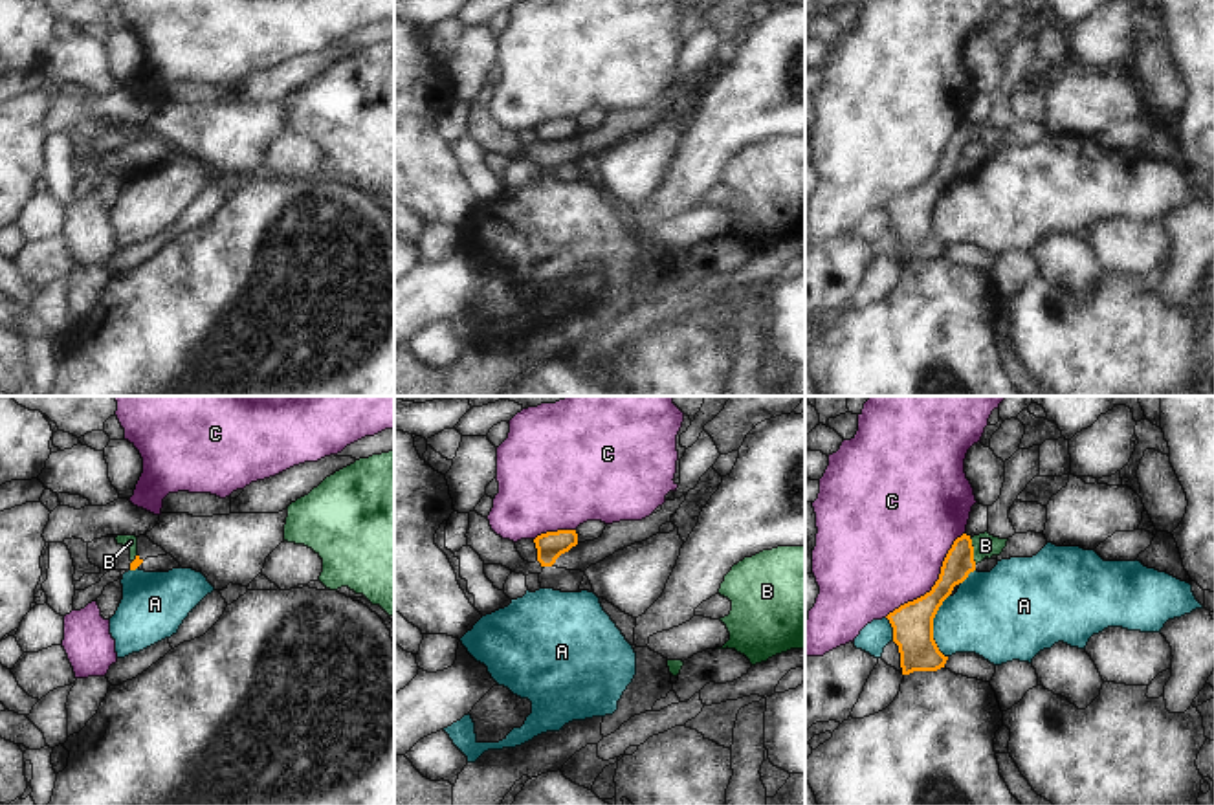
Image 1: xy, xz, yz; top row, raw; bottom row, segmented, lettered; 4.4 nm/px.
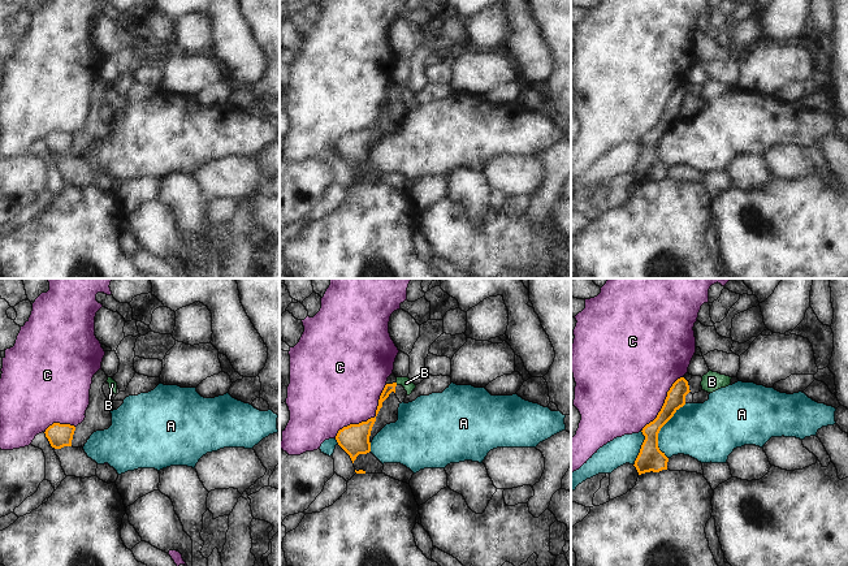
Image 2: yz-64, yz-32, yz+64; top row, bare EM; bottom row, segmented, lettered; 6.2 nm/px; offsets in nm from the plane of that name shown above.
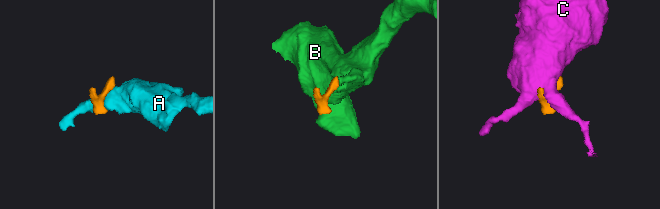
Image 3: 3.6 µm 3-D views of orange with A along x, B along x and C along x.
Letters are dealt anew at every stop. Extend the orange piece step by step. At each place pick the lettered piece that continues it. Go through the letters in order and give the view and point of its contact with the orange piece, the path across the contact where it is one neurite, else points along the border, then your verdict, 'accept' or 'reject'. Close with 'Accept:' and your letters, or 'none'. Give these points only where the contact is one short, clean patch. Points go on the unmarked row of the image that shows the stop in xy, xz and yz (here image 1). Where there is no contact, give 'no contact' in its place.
A: meets orange in yz at (932, 215); reject
B: meets orange in yz at (972, 140); border along yz (969, 127), (976, 153); reject
C: meets orange in yz at (936, 173); reject
Accept: none

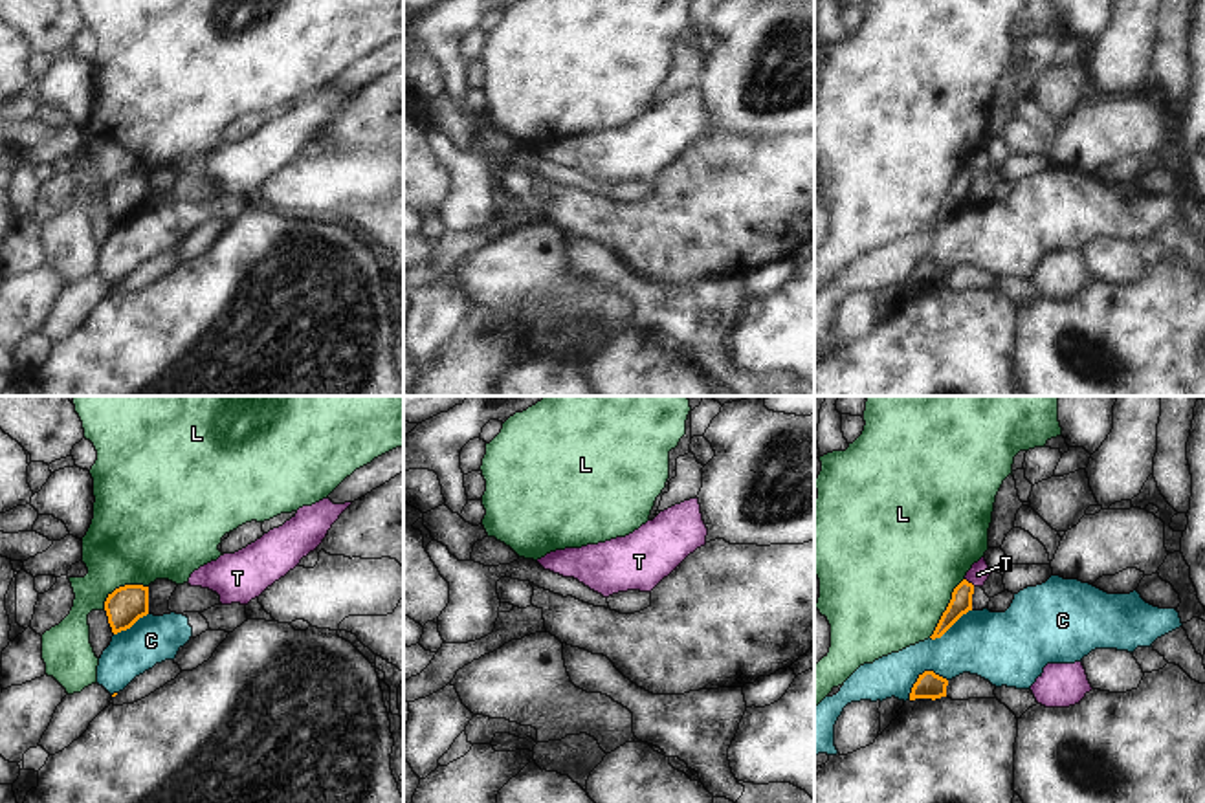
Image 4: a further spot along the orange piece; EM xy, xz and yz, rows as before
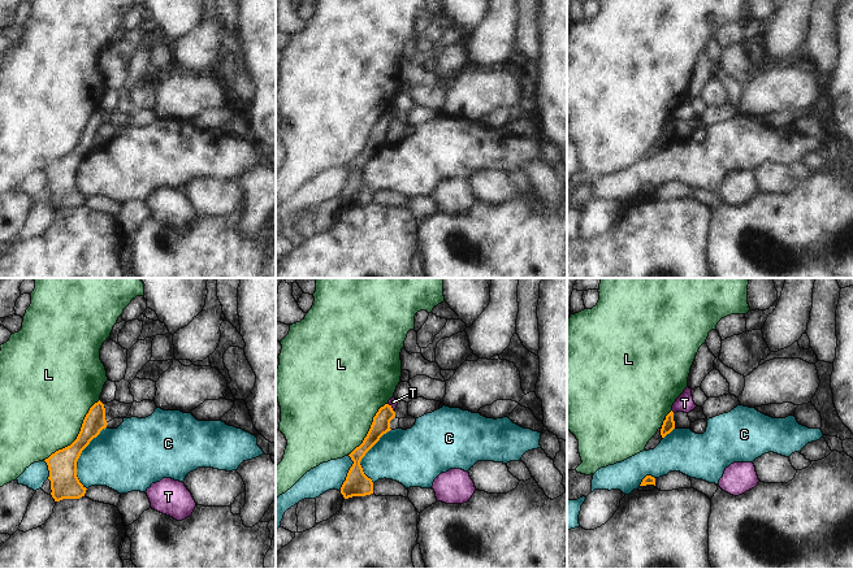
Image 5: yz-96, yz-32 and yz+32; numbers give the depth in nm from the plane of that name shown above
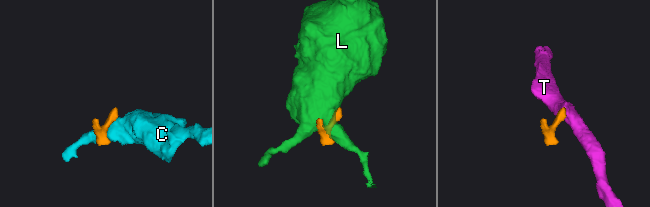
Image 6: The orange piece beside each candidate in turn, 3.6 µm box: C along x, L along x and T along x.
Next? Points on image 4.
C: meets orange in yz at (921, 264); reject
L: meets orange in yz at (947, 197); reject
T: meets orange in yz at (971, 173); border along yz (965, 167), (974, 175); reject
Accept: none

